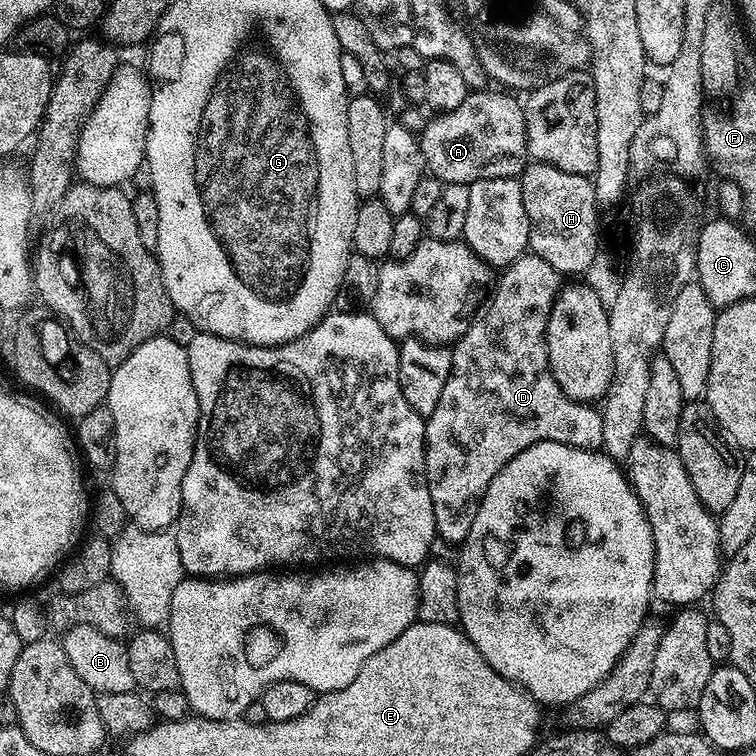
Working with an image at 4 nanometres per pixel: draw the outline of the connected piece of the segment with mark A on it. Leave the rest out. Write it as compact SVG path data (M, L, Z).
M472 90L455 110L433 115L432 121L419 133L420 149L424 155L424 167L431 175L445 184L470 185L486 178L519 177L529 163L526 118L521 101L504 90Z

